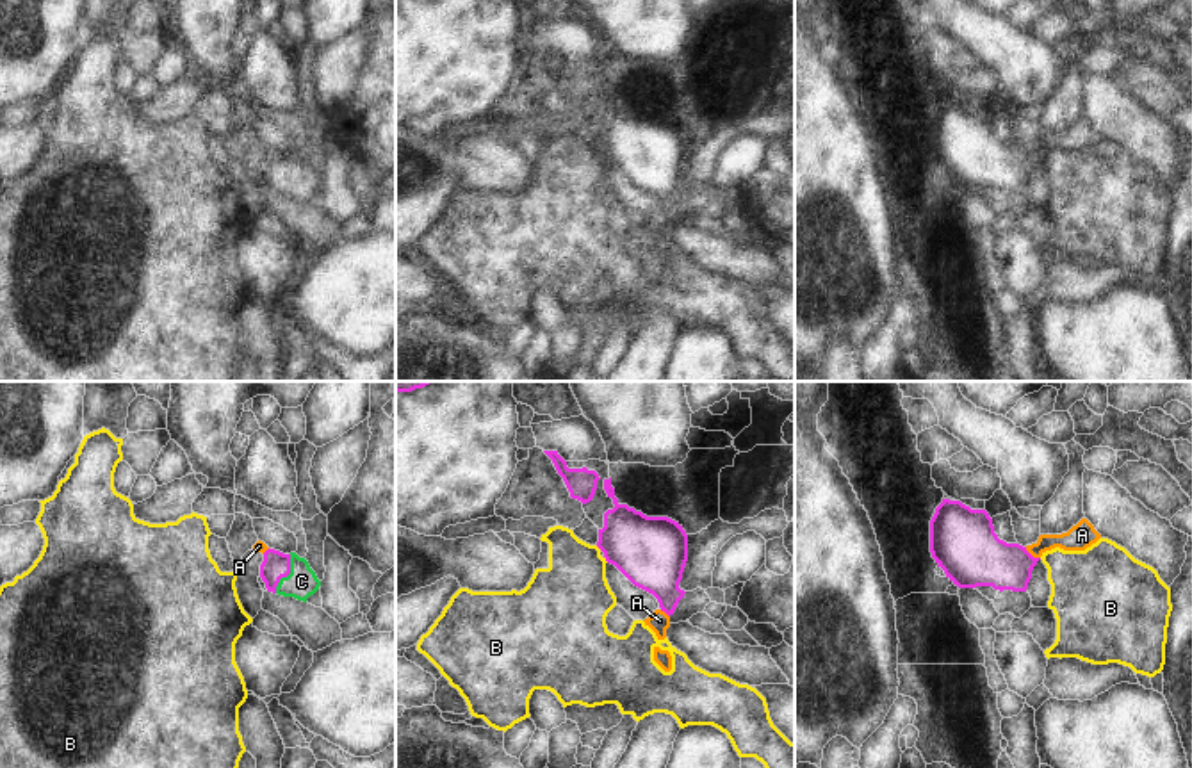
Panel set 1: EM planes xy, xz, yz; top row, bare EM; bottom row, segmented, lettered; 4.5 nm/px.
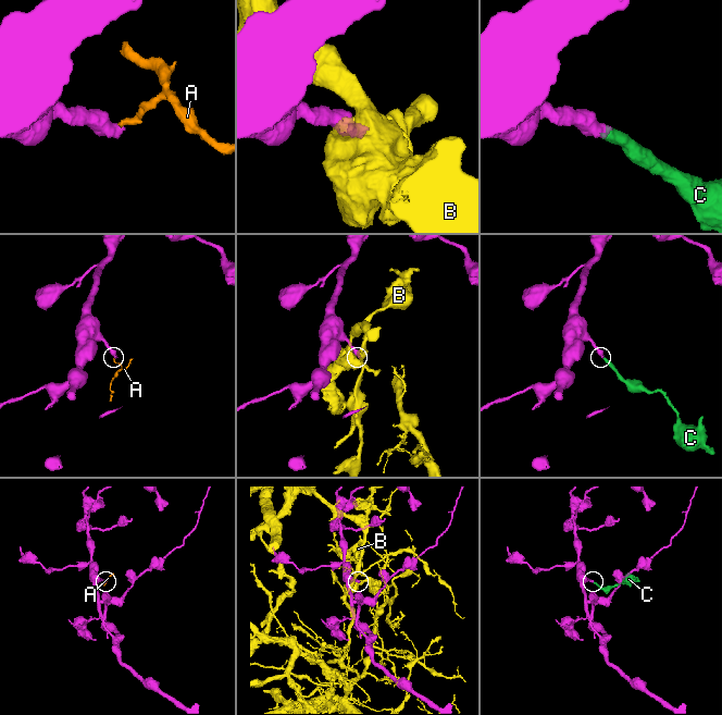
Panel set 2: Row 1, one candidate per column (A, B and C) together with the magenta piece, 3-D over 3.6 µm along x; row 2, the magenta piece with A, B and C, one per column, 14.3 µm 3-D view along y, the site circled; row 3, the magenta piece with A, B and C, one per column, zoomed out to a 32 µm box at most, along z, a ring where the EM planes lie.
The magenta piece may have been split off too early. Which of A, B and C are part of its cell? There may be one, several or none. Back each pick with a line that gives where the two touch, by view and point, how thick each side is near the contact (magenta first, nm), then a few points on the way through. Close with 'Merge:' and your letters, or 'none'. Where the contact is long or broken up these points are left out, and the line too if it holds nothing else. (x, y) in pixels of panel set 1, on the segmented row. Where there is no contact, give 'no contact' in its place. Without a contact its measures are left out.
C: xy (287, 574) | 120/140 nm | across xy (275, 565), (287, 574), (302, 581)
Merge: C

